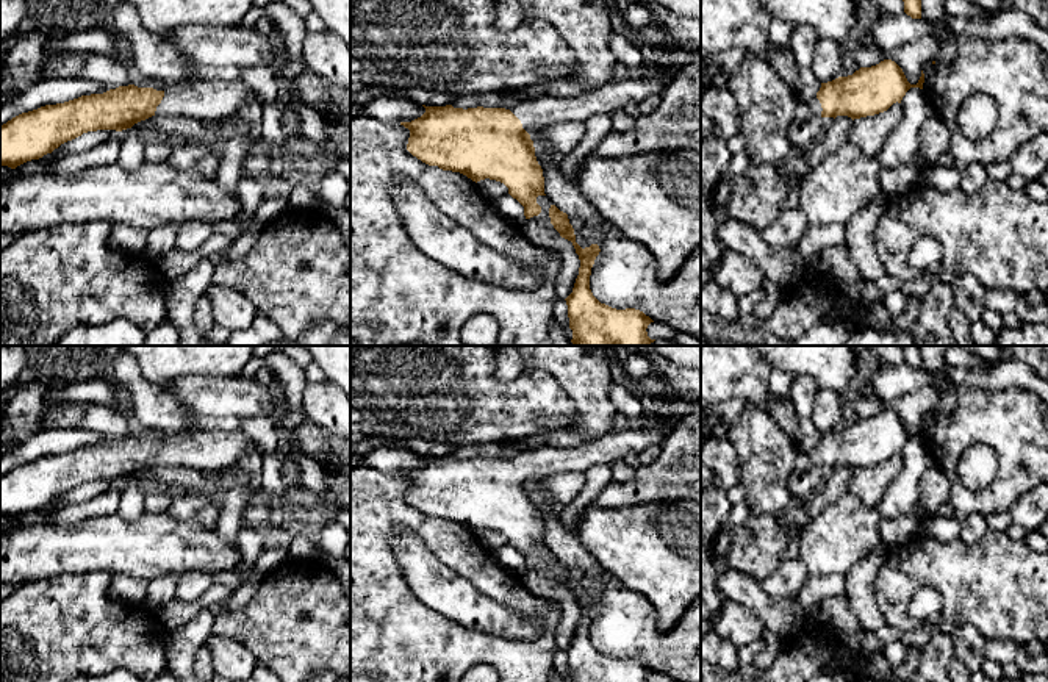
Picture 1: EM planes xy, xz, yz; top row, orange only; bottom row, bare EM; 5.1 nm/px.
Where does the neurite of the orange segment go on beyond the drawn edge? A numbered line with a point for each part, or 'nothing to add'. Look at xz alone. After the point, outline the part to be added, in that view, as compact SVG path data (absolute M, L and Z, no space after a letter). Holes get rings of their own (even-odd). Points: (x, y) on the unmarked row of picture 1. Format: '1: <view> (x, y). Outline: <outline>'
1: xz (543, 462). Outline: M657 416L648 427L610 432L579 447L543 446L526 450L510 460L530 485L541 477L560 472L585 472L587 469L624 458L627 454L641 454L652 444L662 444L669 430L676 430L684 418Z

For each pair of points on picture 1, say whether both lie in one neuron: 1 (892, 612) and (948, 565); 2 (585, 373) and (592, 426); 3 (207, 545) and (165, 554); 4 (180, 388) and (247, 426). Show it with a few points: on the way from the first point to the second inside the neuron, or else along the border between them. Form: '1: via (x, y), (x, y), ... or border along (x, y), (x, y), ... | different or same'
1: via (898, 595), (931, 565) | same
2: via (588, 385), (592, 413) | same
3: via (196, 548), (175, 549) | same
4: border along (268, 415), (243, 418) | different

